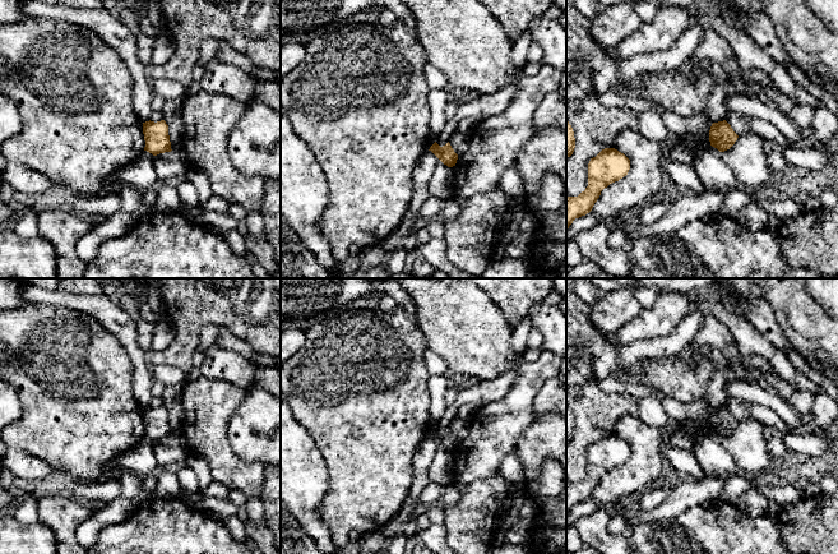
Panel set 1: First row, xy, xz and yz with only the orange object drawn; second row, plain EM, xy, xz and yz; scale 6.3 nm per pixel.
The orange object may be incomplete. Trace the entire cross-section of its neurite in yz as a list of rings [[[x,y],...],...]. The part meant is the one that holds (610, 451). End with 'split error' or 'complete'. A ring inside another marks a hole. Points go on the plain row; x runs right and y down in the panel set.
[[[605,434],[588,449],[588,472],[578,483],[566,481],[566,517],[575,504],[589,499],[610,470],[628,461],[630,445],[615,434]]]; complete

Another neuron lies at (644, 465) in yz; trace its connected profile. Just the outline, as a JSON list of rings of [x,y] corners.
[[[624,415],[614,433],[630,445],[626,462],[601,477],[591,499],[611,507],[634,493],[643,493],[662,474],[666,426],[652,426],[639,416]]]

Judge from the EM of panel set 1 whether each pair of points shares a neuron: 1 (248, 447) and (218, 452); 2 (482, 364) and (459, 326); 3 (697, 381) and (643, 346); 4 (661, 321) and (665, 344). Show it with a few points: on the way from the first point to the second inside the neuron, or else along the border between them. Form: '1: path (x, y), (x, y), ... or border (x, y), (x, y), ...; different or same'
1: border (227, 420), (231, 449), (259, 464); different
2: path (482, 355), (480, 346), (468, 335); same
3: border (683, 352), (675, 356), (646, 356), (634, 366); different
4: border (685, 317), (668, 333), (634, 342); different

